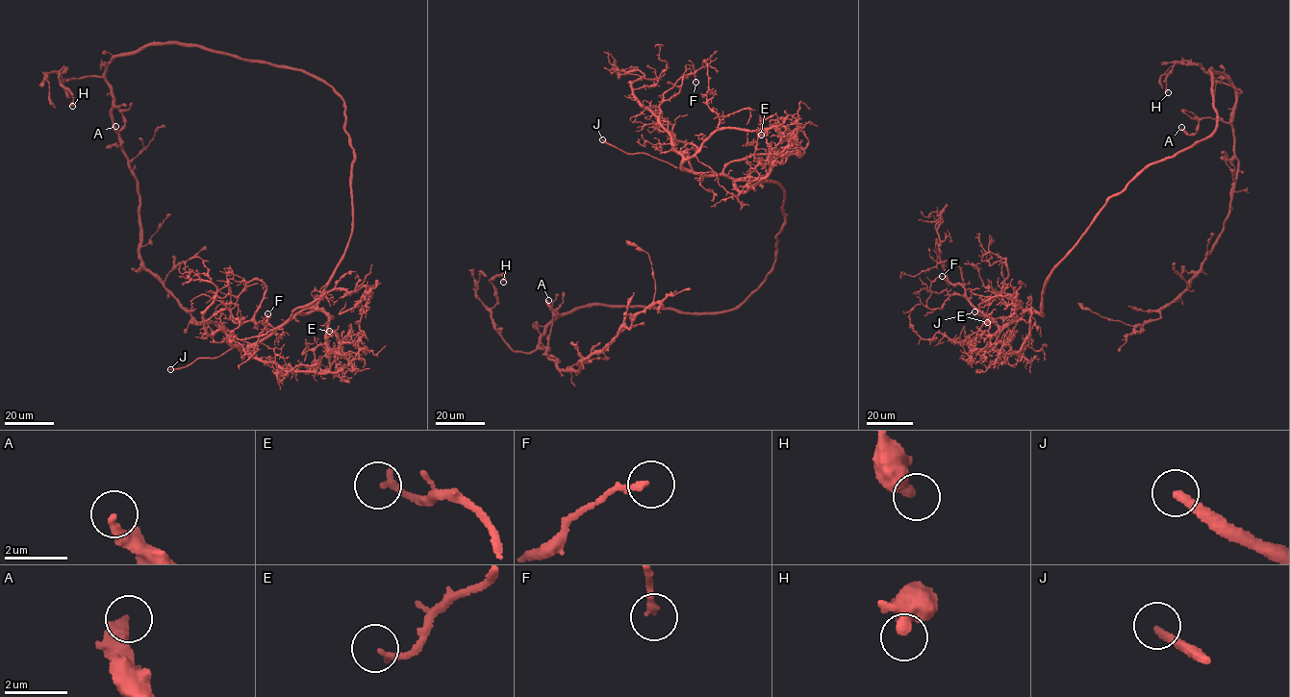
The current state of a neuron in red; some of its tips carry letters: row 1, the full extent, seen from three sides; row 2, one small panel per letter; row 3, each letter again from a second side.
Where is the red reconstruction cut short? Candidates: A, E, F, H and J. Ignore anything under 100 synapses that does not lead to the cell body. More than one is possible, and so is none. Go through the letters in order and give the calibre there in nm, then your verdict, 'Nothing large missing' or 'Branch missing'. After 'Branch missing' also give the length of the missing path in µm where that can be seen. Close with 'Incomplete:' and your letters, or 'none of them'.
A: Thickness 300 nm. Nothing large missing
E: Thickness 220 nm. Nothing large missing
F: Thickness 190 nm. Nothing large missing
H: Thickness 300 nm. Nothing large missing
J: Thickness 280 nm. Branch missing. Missing length about 40 µm
Incomplete: J

